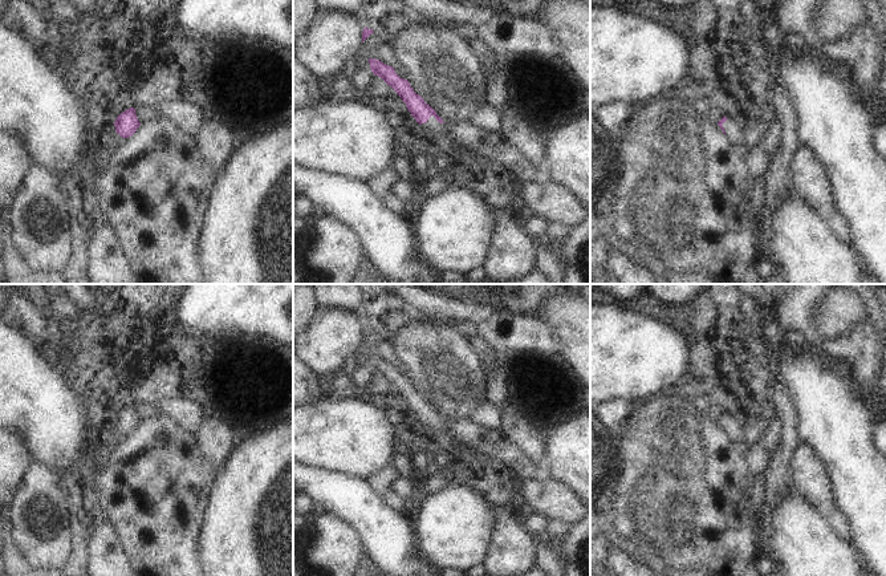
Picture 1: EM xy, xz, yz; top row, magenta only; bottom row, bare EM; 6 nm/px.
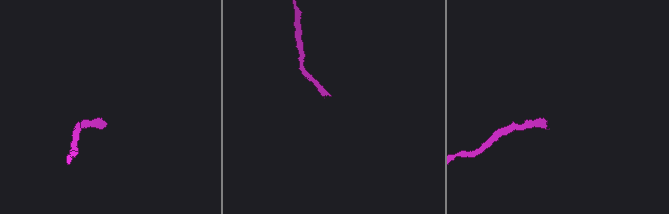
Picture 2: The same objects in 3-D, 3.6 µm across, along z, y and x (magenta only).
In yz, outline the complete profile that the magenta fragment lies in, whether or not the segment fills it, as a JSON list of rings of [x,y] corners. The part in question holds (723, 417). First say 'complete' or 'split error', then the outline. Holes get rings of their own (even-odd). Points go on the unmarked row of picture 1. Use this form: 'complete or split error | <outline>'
split error | [[[731,413],[723,414],[718,422],[736,446],[747,447],[743,426]]]

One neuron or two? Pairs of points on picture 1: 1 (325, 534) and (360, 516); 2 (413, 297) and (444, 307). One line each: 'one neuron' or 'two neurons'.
1: two neurons
2: one neuron

